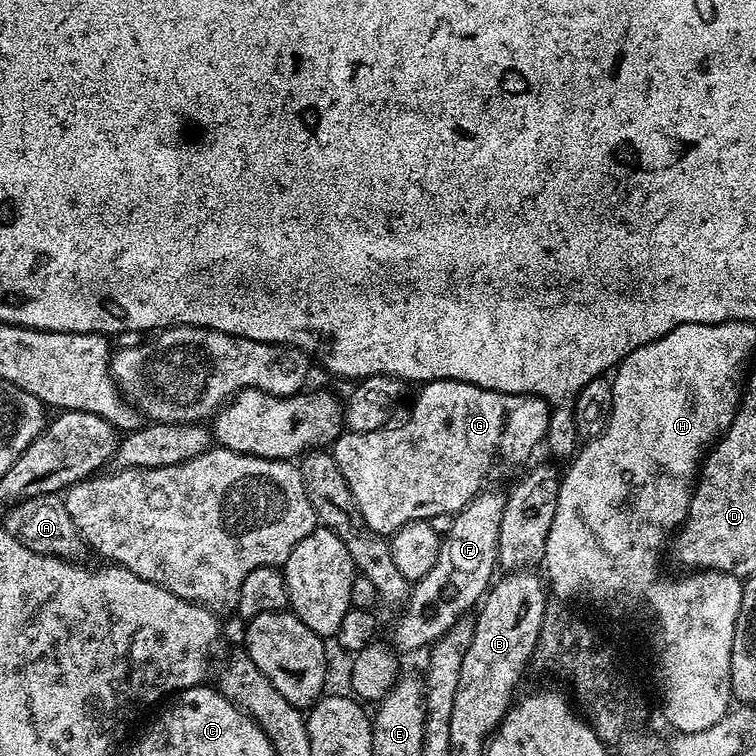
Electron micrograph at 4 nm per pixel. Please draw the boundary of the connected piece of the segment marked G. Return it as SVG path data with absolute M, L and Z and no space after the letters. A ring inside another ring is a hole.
M430 380L423 385L412 408L412 417L397 428L385 426L373 432L345 431L330 451L354 494L356 511L366 526L381 536L391 537L406 522L433 520L438 514L461 512L479 492L485 491L496 455L504 460L524 460L545 443L548 434L549 401L539 396L495 392L461 380Z

